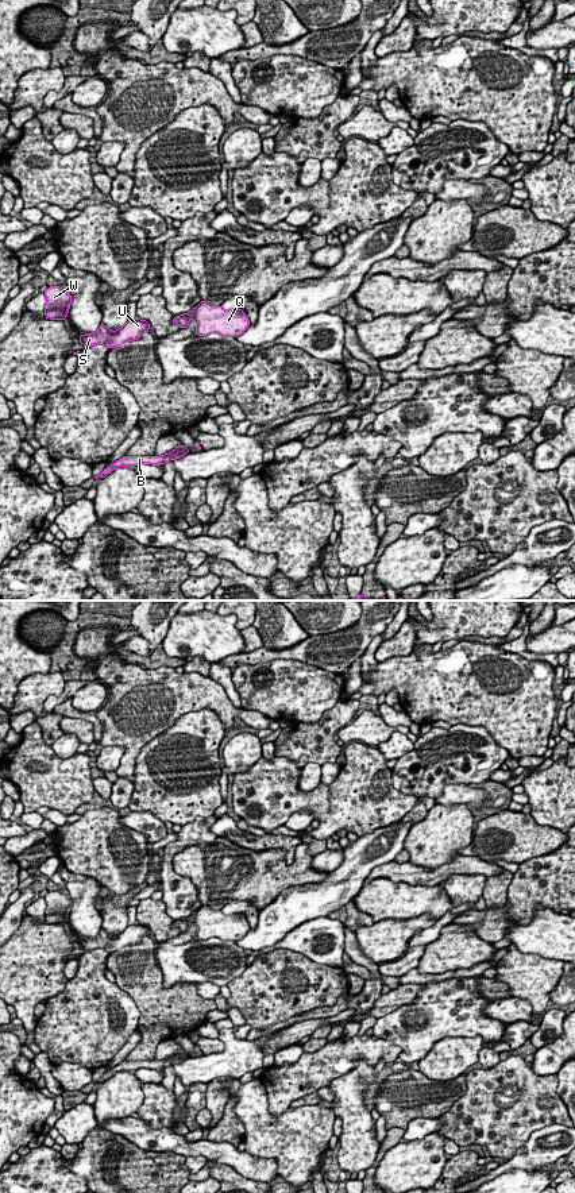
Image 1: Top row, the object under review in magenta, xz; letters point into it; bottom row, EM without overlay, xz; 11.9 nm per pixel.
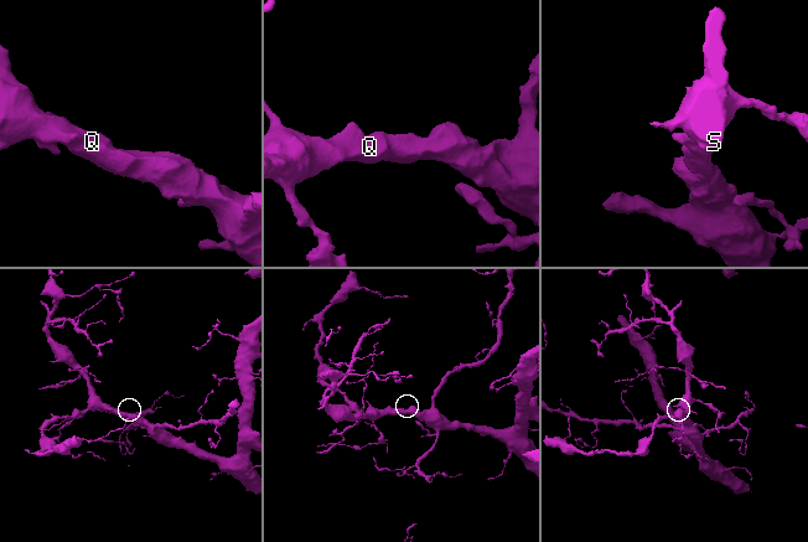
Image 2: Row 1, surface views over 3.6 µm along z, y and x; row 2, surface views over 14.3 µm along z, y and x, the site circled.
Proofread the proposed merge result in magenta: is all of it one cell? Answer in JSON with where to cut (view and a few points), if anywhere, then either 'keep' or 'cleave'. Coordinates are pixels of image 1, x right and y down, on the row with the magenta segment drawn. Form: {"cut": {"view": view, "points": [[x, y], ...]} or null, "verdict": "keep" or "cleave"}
{"cut": null, "verdict": "keep"}

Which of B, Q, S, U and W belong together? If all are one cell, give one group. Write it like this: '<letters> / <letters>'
B Q S U W

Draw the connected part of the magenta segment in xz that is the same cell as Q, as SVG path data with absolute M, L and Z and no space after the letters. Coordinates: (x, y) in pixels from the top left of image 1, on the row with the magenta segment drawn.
M201 301L190 312L174 316L173 323L177 323L181 329L188 327L189 320L196 321L197 336L207 336L216 332L223 336L242 335L250 325L247 313L240 308L225 310L223 306L213 305L211 301Z

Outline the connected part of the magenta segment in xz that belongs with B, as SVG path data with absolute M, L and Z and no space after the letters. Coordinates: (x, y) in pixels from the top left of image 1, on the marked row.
M181 444L174 451L171 451L166 455L161 455L161 456L123 456L117 462L109 464L100 475L97 475L94 478L96 479L105 478L108 474L111 474L117 467L134 468L135 466L138 466L140 463L161 466L161 464L165 464L166 462L180 459L189 452L190 451L184 444Z

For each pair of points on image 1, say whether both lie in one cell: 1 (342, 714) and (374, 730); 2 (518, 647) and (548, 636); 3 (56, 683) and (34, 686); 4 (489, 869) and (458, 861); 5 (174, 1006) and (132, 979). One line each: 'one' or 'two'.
1: two
2: two
3: one
4: one
5: one

